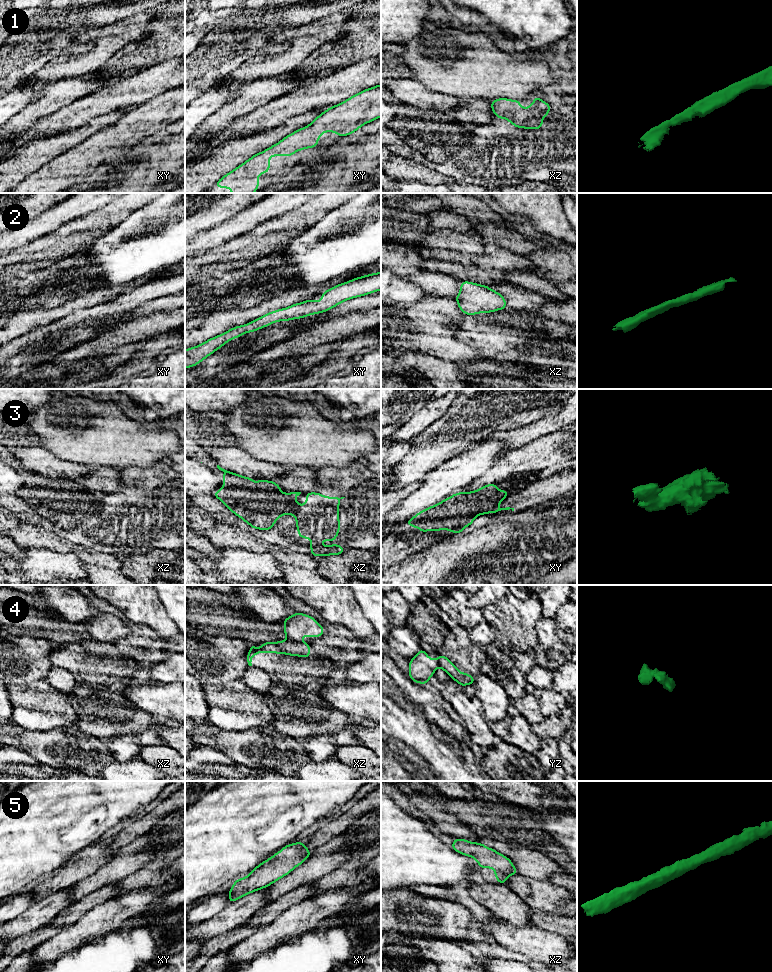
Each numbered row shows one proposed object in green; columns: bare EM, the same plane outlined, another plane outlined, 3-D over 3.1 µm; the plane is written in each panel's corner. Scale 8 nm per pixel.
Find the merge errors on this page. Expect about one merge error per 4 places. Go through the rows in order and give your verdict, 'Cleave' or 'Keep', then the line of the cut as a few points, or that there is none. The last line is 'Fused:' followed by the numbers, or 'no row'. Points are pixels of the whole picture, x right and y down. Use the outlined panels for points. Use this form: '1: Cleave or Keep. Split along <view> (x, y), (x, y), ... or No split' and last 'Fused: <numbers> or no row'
1: Keep. No split
2: Keep. No split
3: Keep. No split
4: Cleave. Split along xz (288, 638), (301, 642)
5: Keep. No split
Fused: 4

